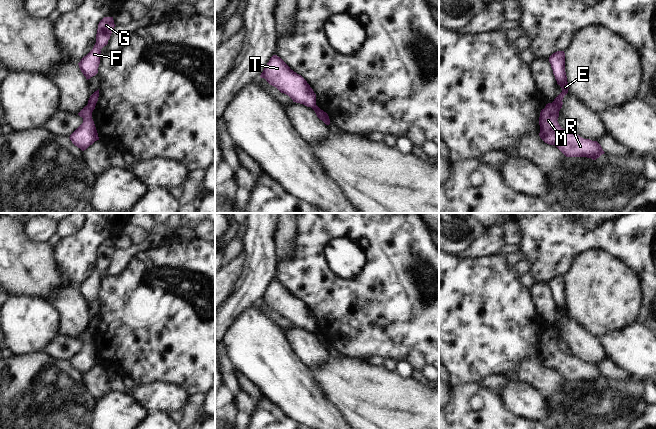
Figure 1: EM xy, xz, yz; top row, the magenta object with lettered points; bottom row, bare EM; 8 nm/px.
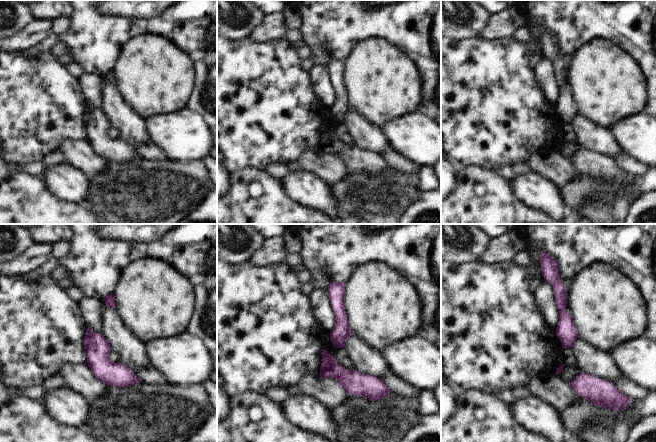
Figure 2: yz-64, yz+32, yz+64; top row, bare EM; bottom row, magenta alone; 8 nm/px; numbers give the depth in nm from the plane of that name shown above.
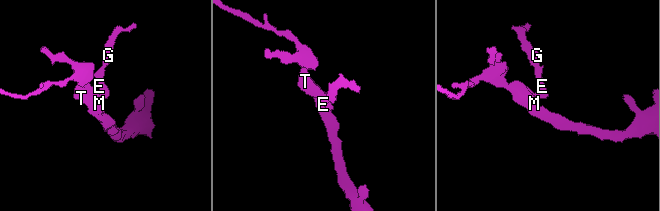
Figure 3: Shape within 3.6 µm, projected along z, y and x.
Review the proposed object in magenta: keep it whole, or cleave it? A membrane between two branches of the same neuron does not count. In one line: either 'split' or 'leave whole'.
split

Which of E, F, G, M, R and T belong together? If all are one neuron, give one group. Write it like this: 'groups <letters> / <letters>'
groups E F G / M R T

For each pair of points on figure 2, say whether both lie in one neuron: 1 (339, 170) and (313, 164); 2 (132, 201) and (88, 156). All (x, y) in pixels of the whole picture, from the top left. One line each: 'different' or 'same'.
1: same
2: different

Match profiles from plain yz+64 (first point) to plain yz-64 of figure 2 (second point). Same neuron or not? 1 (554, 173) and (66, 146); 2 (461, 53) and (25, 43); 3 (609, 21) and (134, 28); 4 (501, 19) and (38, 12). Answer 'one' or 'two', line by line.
1: one
2: two
3: one
4: two

